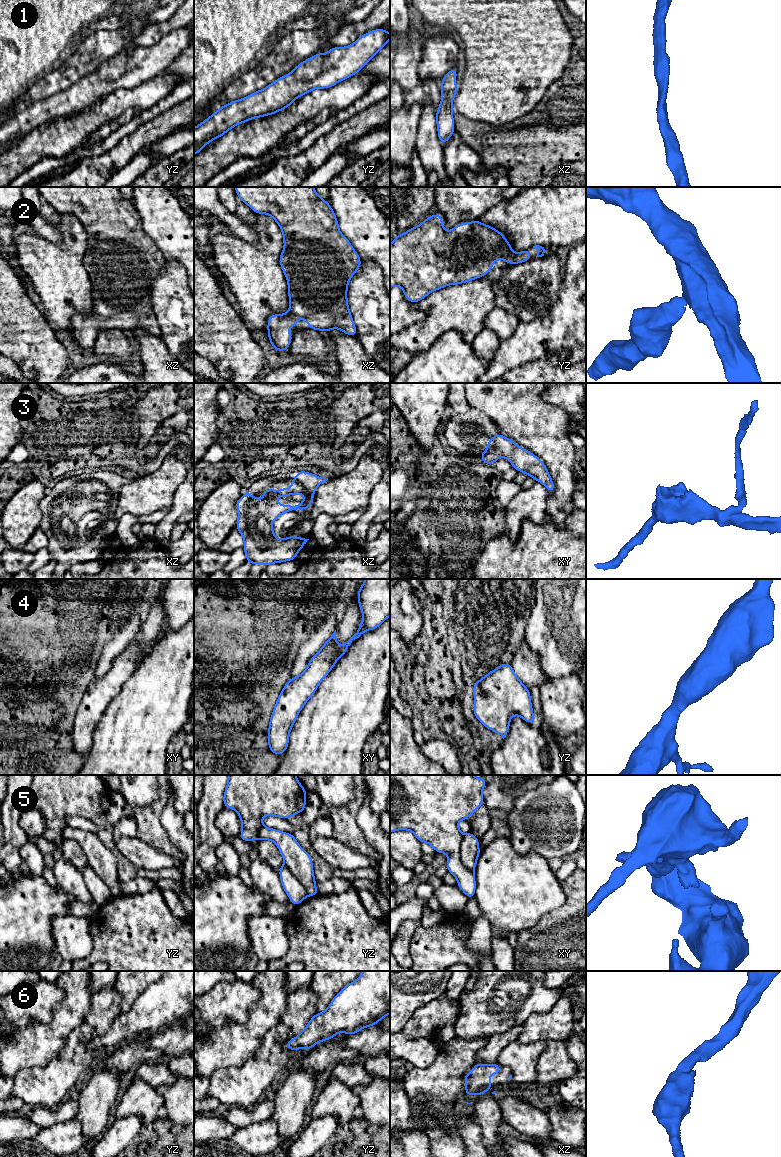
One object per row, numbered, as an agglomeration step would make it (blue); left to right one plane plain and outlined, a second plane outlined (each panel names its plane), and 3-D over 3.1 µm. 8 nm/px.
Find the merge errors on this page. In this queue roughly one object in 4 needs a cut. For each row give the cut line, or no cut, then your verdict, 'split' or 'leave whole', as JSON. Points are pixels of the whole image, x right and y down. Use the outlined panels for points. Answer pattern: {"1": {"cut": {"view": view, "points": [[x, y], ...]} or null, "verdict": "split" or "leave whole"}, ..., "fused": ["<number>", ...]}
{"1": {"cut": null, "verdict": "leave whole"}, "2": {"cut": null, "verdict": "leave whole"}, "3": {"cut": null, "verdict": "leave whole"}, "4": {"cut": null, "verdict": "leave whole"}, "5": {"cut": {"view": "xy", "points": [[462, 835], [461, 861], [467, 868], [473, 871]]}, "verdict": "split"}, "6": {"cut": null, "verdict": "leave whole"}, "fused": ["5"]}

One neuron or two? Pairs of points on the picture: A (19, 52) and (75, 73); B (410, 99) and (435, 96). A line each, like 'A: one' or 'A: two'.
A: two
B: one

